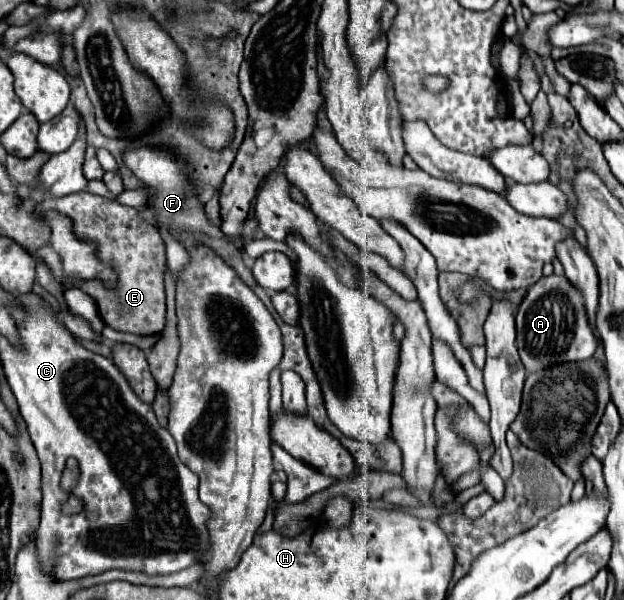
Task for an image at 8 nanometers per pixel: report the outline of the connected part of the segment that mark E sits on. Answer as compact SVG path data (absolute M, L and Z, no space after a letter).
M78 192L74 196L62 196L58 200L46 200L34 208L38 216L56 210L72 220L72 230L78 240L94 242L98 246L98 260L108 264L116 272L116 286L106 288L102 280L82 280L78 288L94 298L98 312L114 330L152 336L164 330L166 316L166 292L164 292L164 272L166 272L166 244L160 232L138 220L136 208L122 206L102 196L88 192Z

